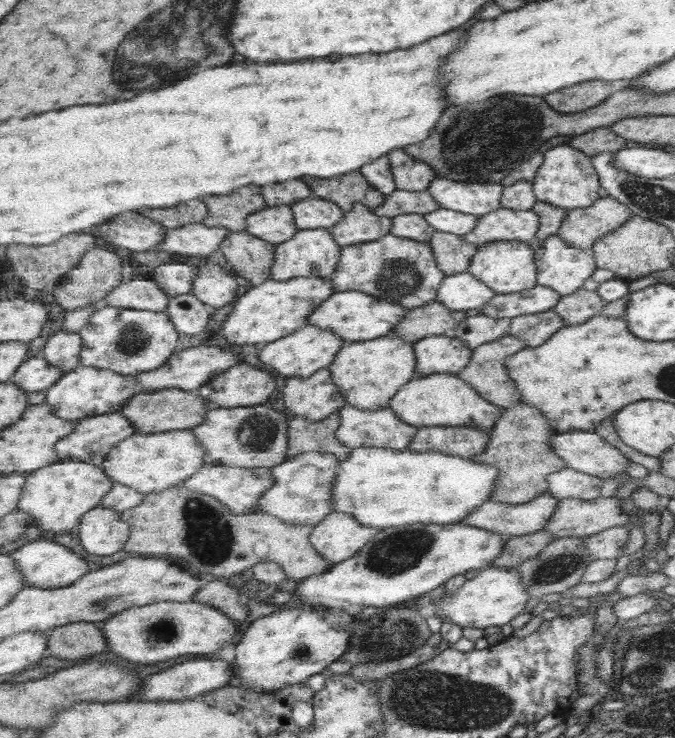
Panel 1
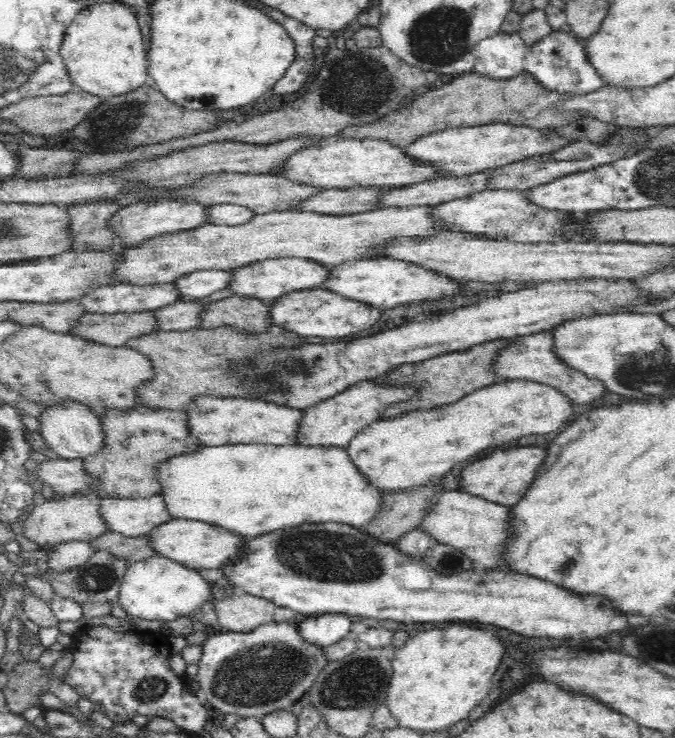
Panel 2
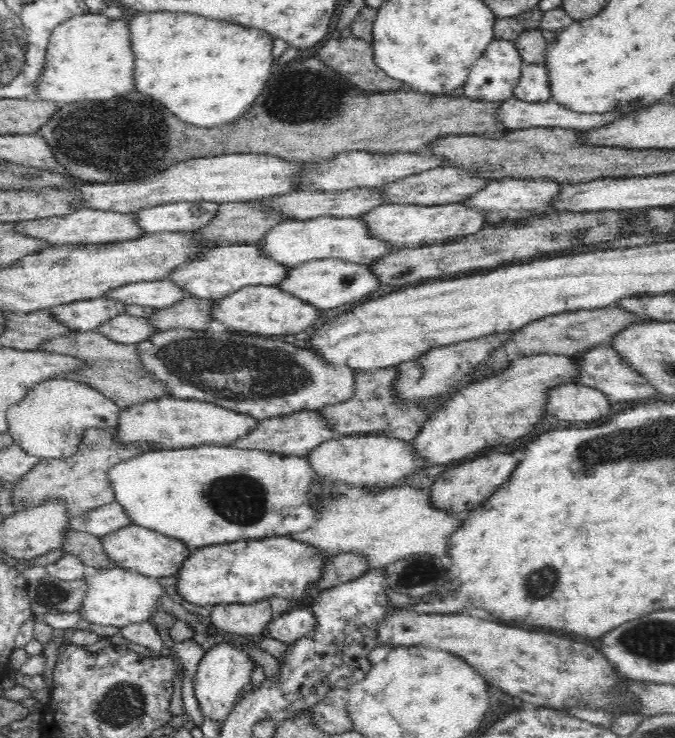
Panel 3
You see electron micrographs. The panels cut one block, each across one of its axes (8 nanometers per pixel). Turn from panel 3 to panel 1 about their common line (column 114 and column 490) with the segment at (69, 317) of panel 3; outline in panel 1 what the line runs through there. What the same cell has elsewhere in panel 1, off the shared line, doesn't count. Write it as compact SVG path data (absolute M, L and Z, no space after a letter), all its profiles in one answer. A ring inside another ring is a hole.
M535 286L533 290L527 290L525 294L505 294L493 298L483 310L479 310L483 316L491 318L511 318L515 320L517 316L525 314L539 314L539 312L551 312L557 308L559 300L563 296L557 294L553 288L547 286Z

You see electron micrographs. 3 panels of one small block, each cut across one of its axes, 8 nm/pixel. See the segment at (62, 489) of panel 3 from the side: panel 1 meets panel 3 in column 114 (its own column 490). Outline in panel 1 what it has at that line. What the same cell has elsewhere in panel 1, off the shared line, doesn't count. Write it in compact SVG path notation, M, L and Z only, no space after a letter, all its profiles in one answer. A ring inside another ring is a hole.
M517 404L511 410L507 410L489 434L491 434L491 442L487 452L479 454L473 460L477 464L499 468L501 476L497 478L499 484L493 492L491 502L505 502L515 506L533 502L535 498L551 490L551 482L549 482L551 474L569 468L569 464L553 448L553 438L559 434L559 428L551 420L547 422L545 414L541 414L541 410L529 404Z

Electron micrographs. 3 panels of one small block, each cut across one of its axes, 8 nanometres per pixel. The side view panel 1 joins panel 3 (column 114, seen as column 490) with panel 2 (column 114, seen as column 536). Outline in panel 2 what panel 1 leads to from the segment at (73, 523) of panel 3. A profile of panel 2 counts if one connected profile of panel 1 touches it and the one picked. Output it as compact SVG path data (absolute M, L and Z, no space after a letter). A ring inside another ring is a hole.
M158 494L152 498L128 502L106 498L100 502L100 518L108 532L116 532L128 538L148 536L152 528L170 520L164 512L164 502Z

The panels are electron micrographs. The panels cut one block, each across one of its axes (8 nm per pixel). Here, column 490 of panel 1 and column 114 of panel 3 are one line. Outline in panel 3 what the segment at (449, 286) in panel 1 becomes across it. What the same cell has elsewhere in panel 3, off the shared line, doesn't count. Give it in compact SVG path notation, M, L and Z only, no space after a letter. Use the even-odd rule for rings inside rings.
M154 280L154 282L130 282L124 286L118 286L114 290L108 290L102 298L108 298L112 302L126 306L150 306L154 310L162 310L168 306L174 306L178 300L186 298L178 286L174 286L170 280Z

